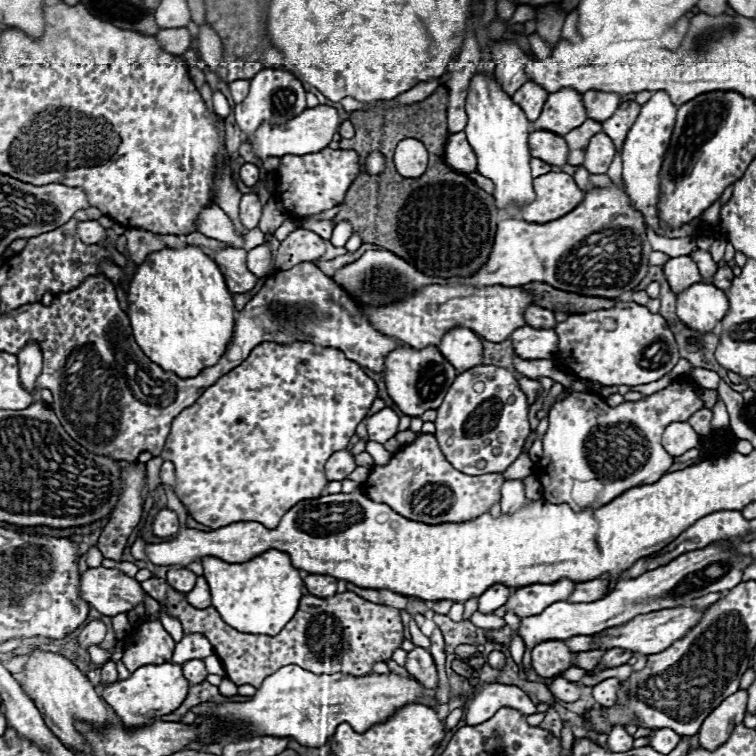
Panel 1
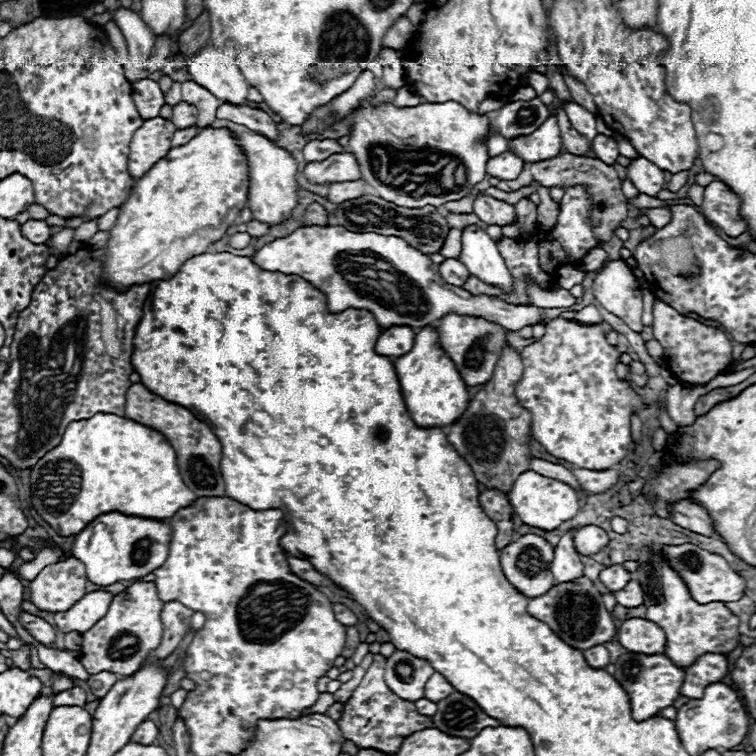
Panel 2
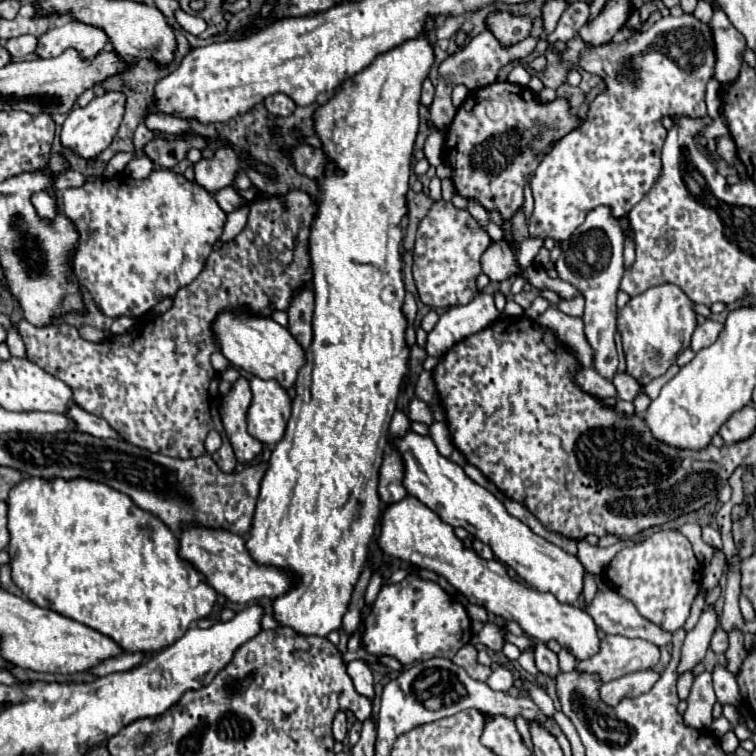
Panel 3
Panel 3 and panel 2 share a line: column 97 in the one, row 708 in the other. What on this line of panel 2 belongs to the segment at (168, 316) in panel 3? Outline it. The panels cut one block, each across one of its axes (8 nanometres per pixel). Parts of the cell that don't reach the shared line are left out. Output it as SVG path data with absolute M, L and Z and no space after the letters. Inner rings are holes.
M374 654L374 662L370 664L362 682L352 692L352 696L344 702L344 710L342 710L342 718L338 720L338 726L342 730L342 736L346 740L352 740L358 748L374 748L384 754L394 754L406 736L430 728L432 718L418 714L414 702L402 700L390 692L390 688L384 682L384 668L386 668L386 658Z

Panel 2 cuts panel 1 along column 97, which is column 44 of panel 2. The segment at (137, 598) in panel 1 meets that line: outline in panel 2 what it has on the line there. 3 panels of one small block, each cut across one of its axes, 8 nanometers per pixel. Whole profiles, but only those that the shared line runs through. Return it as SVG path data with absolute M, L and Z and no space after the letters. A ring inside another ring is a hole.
M78 558L46 566L30 582L30 600L40 610L70 610L86 594L86 566Z

